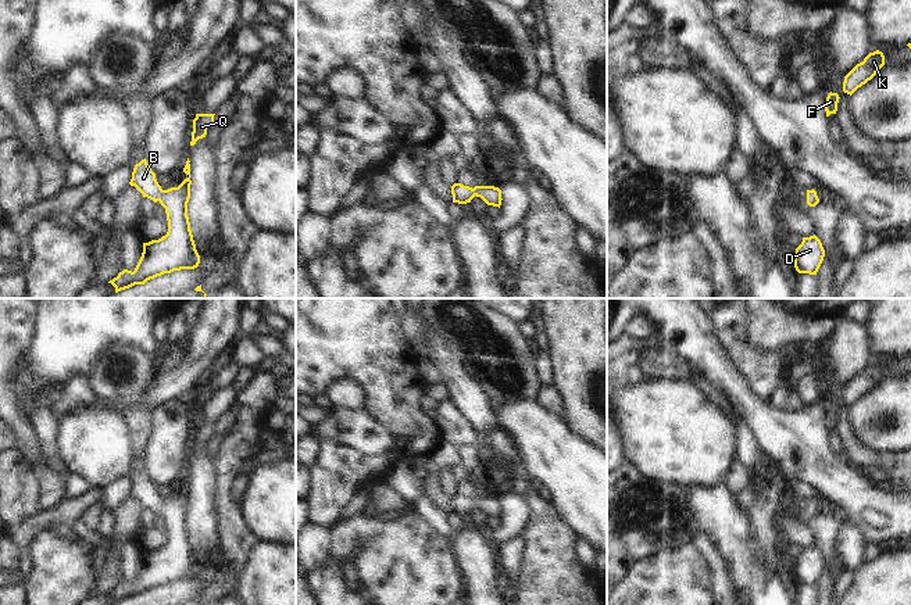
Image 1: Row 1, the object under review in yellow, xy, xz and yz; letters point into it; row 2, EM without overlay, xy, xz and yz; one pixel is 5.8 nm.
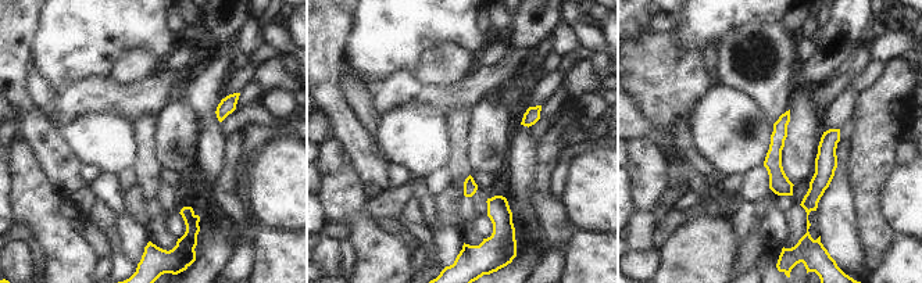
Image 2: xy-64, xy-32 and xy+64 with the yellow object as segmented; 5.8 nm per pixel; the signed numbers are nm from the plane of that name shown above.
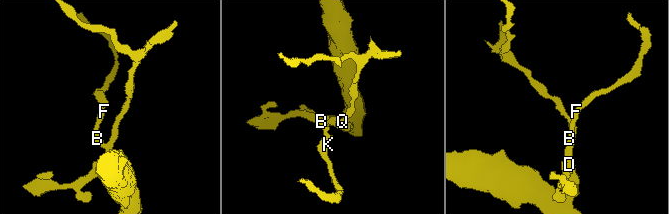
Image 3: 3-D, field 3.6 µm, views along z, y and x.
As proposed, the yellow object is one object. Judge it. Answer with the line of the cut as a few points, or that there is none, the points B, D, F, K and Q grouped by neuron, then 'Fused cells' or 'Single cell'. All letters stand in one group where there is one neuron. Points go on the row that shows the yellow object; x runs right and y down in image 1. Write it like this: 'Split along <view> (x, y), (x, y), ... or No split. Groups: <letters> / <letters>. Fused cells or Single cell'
No split. Groups: B D F K Q. Single cell

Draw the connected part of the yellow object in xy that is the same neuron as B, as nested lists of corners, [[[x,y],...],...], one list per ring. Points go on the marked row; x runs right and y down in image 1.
[[[146,158],[135,165],[129,185],[135,186],[143,197],[154,203],[158,201],[165,208],[168,232],[158,240],[143,243],[143,253],[133,272],[124,269],[108,282],[115,287],[115,293],[135,284],[144,284],[164,273],[199,266],[200,255],[196,250],[187,216],[192,185],[189,162],[187,158],[183,168],[187,178],[178,187],[168,190],[161,189]]]

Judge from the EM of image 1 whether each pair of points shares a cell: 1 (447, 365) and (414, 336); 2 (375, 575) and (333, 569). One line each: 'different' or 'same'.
1: different
2: different

